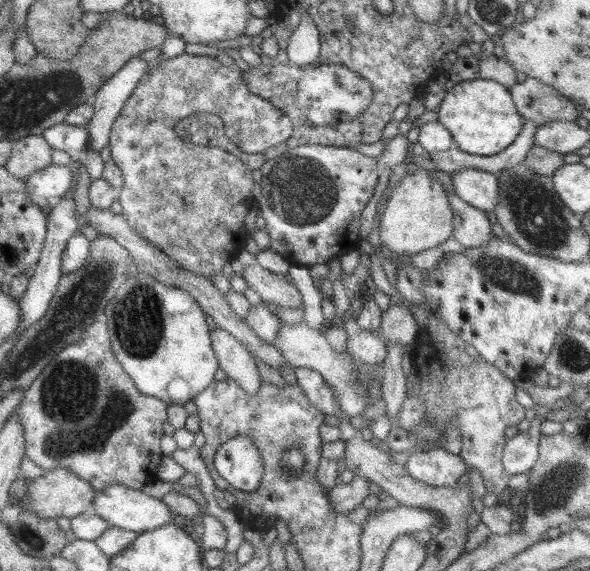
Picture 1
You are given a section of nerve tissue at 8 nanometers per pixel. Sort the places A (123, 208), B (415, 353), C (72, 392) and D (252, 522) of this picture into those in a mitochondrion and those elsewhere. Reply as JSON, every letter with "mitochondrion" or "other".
{"A":"other","B":"other","C":"mitochondrion","D":"other"}

